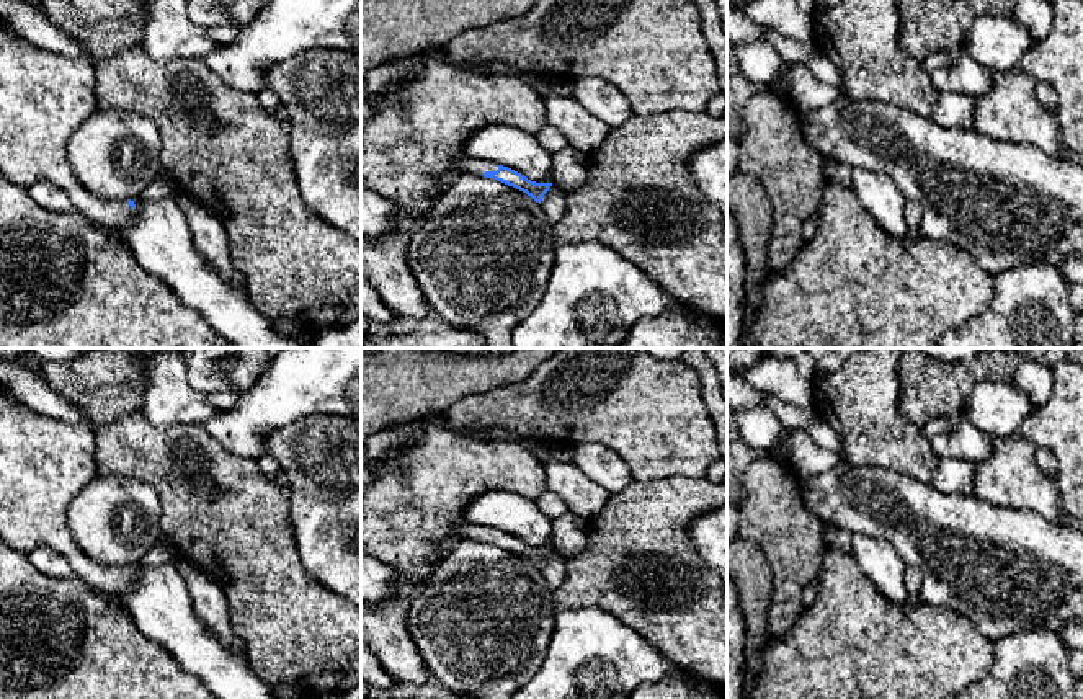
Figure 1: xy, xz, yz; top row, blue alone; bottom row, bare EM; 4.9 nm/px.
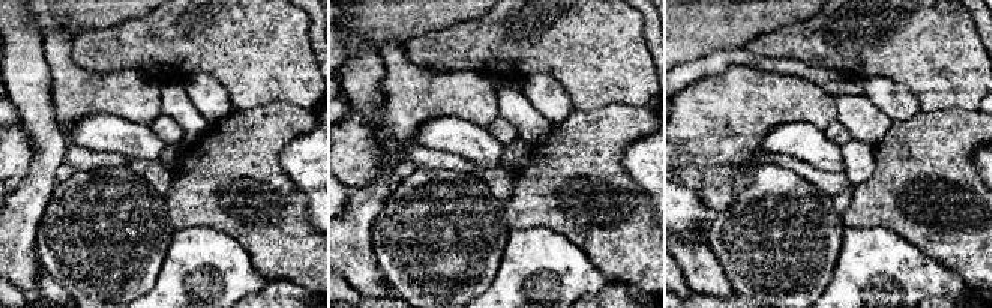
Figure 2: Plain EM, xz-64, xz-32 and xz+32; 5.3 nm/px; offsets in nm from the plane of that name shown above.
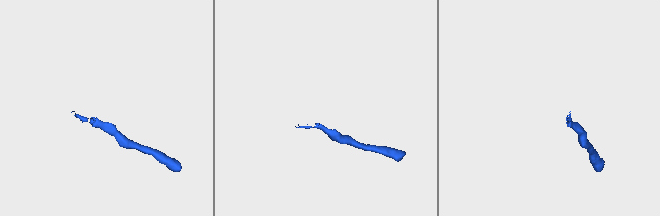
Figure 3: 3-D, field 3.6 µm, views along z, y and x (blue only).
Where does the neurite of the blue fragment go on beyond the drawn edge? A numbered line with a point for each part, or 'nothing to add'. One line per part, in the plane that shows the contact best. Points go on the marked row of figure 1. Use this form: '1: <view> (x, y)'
1: xz (464, 165)

